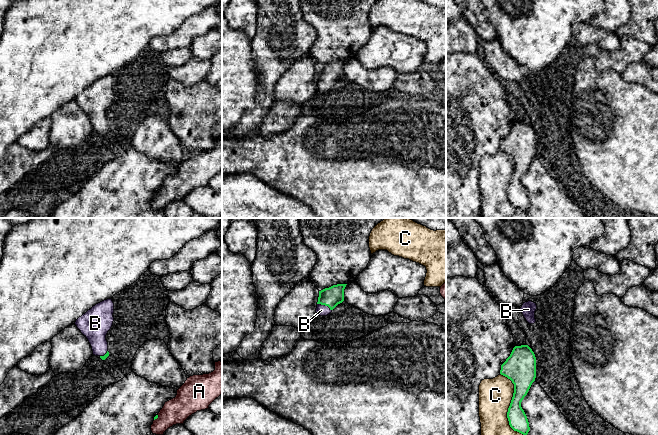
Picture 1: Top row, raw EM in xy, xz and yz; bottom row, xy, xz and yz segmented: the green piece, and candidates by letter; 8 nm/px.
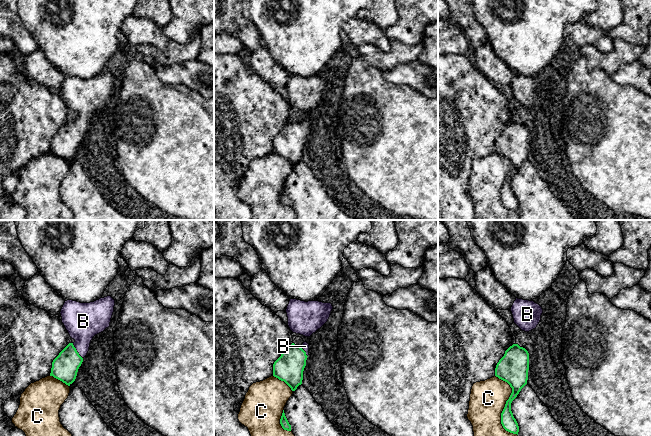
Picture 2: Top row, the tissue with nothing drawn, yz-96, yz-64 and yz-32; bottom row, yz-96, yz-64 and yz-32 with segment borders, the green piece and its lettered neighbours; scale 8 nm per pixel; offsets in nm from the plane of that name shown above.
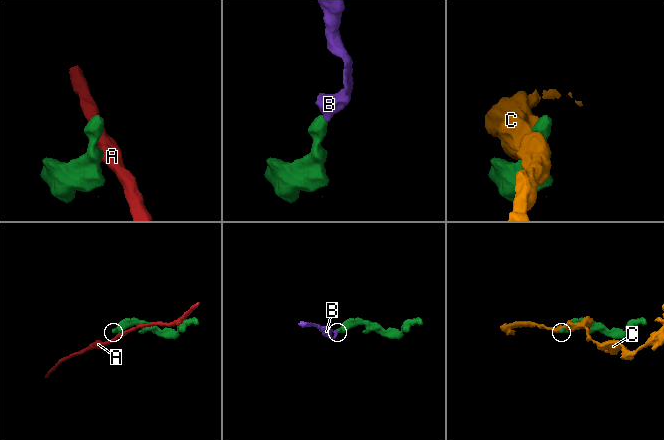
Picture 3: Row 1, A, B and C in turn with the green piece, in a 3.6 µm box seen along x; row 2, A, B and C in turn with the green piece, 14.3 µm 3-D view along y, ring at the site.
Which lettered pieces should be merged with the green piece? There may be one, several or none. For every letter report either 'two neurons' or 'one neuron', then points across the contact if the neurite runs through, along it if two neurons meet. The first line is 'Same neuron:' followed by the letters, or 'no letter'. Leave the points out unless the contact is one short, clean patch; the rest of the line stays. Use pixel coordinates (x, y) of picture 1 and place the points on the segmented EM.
Same neuron: B
A: two neurons; border xy (158, 415), (154, 420)
B: one neuron; way xz (334, 295), (324, 304), (321, 310)
C: two neurons

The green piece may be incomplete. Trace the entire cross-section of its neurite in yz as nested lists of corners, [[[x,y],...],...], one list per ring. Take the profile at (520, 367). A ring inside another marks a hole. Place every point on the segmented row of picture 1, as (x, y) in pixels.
[[[528,345],[515,346],[501,365],[500,374],[514,384],[514,393],[507,412],[509,425],[514,431],[527,435],[530,427],[521,402],[536,378],[536,357],[532,349]]]

